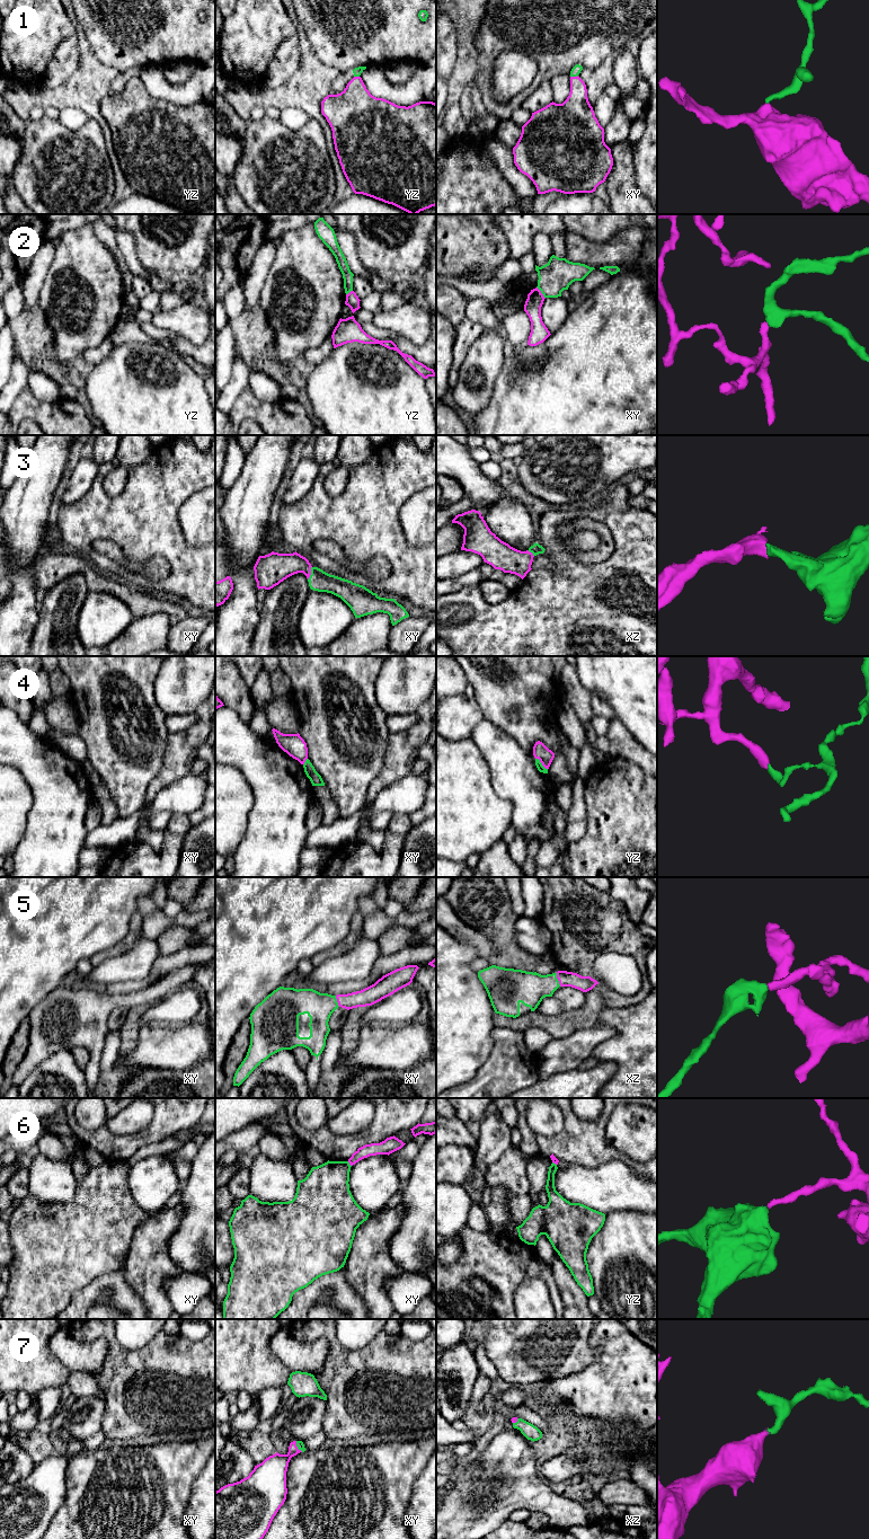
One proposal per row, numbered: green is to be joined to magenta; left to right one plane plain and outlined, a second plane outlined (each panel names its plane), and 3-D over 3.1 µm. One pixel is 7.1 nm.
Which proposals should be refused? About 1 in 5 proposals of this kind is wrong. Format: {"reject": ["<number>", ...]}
{"reject": ["1", "2", "4", "6"]}

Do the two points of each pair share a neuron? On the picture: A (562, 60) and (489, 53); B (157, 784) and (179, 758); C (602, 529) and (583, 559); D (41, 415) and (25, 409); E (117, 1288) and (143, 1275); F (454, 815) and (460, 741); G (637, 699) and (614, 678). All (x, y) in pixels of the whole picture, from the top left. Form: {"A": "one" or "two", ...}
{"A": "one", "B": "one", "C": "one", "D": "one", "E": "two", "F": "one", "G": "one"}

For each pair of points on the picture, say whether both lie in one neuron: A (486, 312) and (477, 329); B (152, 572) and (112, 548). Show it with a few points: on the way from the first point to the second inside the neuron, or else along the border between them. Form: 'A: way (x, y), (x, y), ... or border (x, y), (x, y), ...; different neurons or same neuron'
A: border (466, 316), (477, 321), (485, 329); different neurons
B: way (142, 569), (131, 567), (121, 558); same neuron

